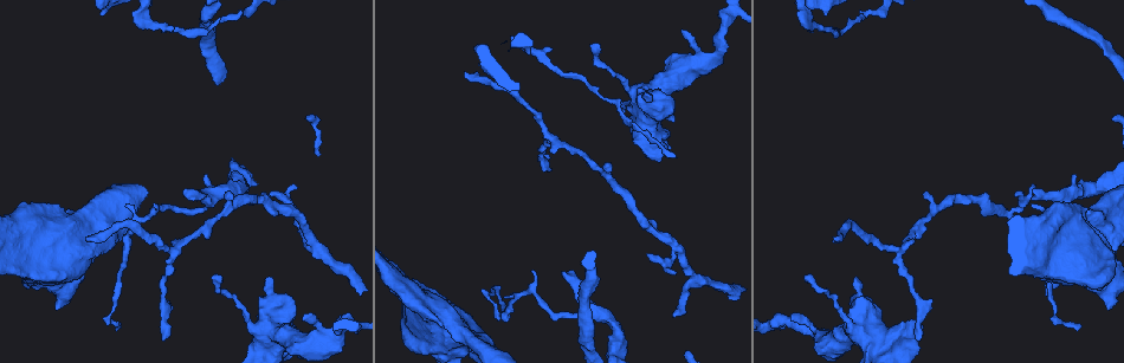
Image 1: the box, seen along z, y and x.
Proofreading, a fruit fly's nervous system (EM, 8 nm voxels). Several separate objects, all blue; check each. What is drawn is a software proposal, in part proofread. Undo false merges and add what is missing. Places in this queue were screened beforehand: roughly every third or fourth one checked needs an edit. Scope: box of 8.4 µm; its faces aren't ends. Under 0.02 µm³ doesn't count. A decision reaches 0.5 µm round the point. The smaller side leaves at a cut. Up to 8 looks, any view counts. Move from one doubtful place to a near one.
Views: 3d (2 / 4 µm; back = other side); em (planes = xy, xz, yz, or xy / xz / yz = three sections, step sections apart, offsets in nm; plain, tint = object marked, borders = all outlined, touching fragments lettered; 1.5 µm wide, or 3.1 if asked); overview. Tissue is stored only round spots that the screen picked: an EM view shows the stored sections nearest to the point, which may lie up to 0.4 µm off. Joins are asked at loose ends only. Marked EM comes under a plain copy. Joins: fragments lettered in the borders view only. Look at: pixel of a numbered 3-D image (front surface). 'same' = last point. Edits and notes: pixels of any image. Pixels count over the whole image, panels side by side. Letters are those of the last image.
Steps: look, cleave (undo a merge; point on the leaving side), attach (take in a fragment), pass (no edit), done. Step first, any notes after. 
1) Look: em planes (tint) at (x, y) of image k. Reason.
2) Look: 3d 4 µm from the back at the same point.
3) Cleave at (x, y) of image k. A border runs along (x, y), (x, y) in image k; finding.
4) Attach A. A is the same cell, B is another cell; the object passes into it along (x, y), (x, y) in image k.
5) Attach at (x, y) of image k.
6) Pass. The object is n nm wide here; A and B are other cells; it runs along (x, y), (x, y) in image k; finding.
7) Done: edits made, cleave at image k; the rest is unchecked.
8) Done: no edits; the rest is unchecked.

Look: 3d 2 µm at (681, 32) of image 1. Free end.

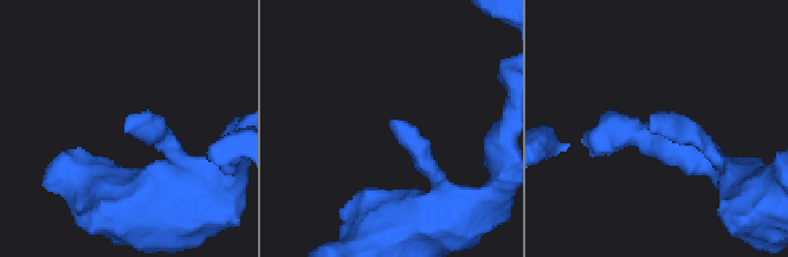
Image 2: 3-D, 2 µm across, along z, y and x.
Look: em yz step 4 (tint) at (127, 127) of image 2. Shape alone is not enough.

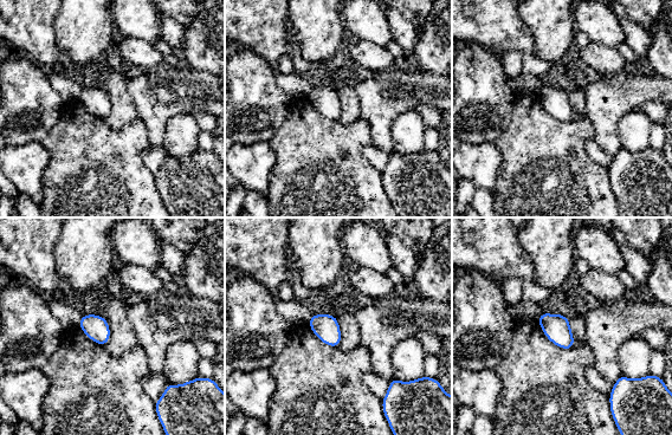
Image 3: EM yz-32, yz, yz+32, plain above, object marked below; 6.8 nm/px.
Look: em planes (borders) at the same point. Cut it another way.

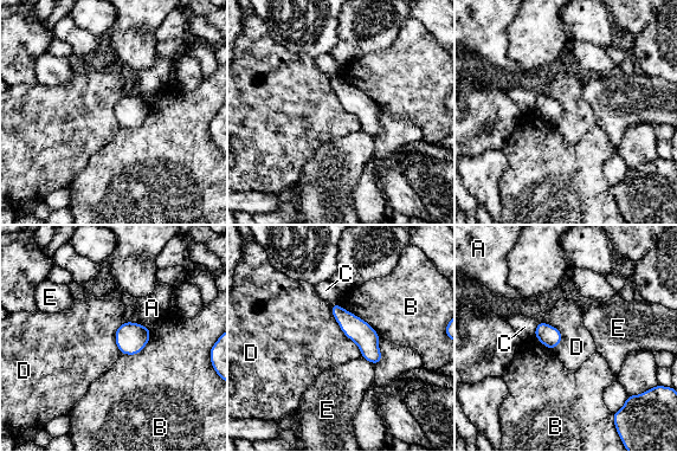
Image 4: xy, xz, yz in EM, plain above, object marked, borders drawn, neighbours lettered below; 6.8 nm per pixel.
Pass. The object is 110 nm wide here; A, B, C, D and E are other cells; none of them fits.

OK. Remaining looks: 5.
Look: 3d 2 µm at (673, 317) of image 1.

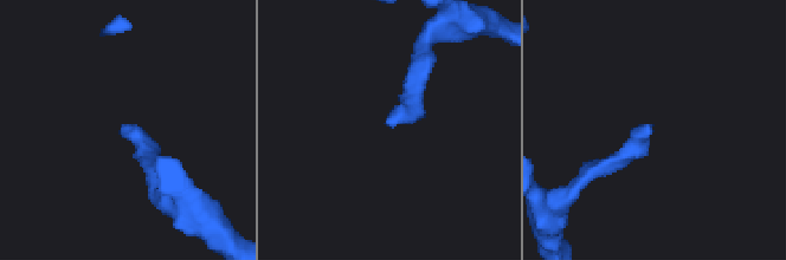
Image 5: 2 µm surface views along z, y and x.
Look: em xy step 8 (borders) at (125, 128) of image 5.

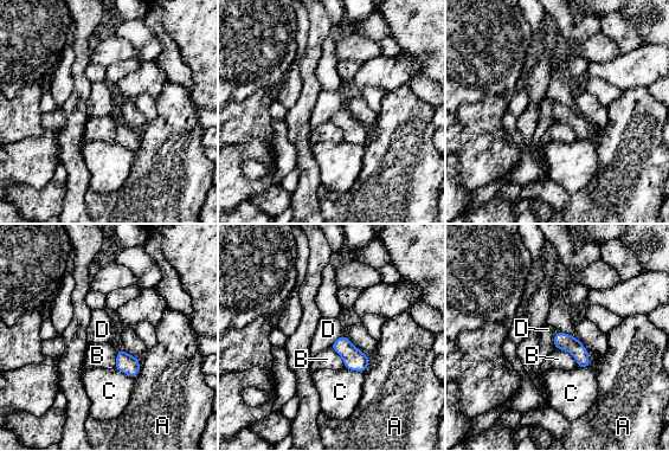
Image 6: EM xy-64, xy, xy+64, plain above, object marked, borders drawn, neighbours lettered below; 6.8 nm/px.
Look: em planes (borders) at the same point. Another direction.

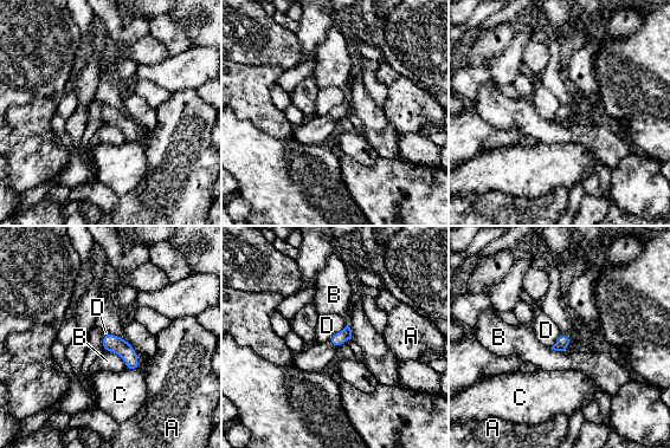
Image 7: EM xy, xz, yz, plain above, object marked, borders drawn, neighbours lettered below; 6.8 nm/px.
Pass. The object is 90 nm wide here; A, B, C and D are other cells; a border runs along (347, 324), (327, 341) in image 7; none of them fits.

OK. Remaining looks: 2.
Look: em planes (borders) at (163, 341) of image 1.

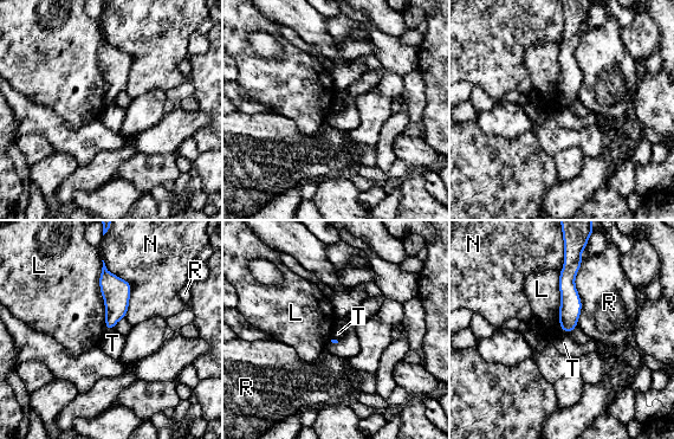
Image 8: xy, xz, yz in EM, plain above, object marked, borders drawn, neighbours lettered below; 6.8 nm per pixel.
Pass. The longest contact is with L, 480 nm; L, N, R and T are other cells; no lettered fragment goes on from it.

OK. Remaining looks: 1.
Done: no edits; the rest is unchecked.

